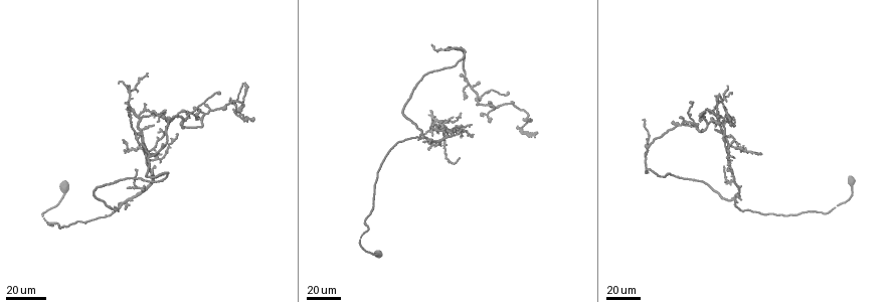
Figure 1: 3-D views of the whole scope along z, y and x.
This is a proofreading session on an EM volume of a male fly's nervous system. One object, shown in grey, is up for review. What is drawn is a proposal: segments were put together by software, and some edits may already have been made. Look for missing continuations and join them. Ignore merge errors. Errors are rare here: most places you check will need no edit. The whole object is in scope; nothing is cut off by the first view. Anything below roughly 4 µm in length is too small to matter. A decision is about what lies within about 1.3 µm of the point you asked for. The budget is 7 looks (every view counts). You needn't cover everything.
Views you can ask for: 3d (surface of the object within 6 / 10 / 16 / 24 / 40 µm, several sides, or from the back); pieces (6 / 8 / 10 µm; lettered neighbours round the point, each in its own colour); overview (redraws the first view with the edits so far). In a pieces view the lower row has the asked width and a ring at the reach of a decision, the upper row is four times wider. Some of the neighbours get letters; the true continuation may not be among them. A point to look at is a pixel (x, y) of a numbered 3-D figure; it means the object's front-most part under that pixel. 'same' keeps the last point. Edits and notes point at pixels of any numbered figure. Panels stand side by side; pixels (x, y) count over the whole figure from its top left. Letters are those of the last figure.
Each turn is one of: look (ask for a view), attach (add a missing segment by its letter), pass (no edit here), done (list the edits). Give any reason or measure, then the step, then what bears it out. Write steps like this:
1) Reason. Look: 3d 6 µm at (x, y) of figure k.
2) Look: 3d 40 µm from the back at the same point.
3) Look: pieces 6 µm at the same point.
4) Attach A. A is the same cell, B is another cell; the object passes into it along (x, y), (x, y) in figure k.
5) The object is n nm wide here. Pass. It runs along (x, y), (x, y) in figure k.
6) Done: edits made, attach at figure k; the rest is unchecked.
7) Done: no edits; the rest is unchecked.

An open end. Look: 3d 24 µm at (534, 137) of figure 1.

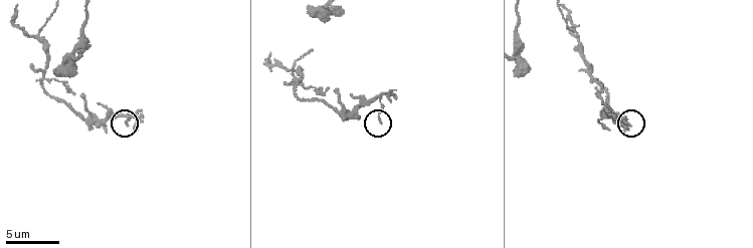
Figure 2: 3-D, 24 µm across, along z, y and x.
See the neighbours. Look: pieces 8 µm at (631, 124) of figure 2.

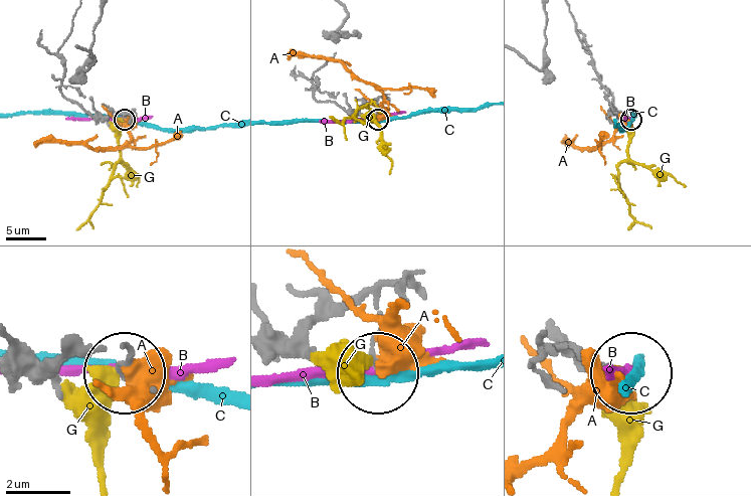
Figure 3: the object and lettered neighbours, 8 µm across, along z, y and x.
Pass. A, B, C and G are other cells; no lettered segment goes on from it.

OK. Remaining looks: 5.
Look: pieces 6 µm at (283, 84) of figure 2.

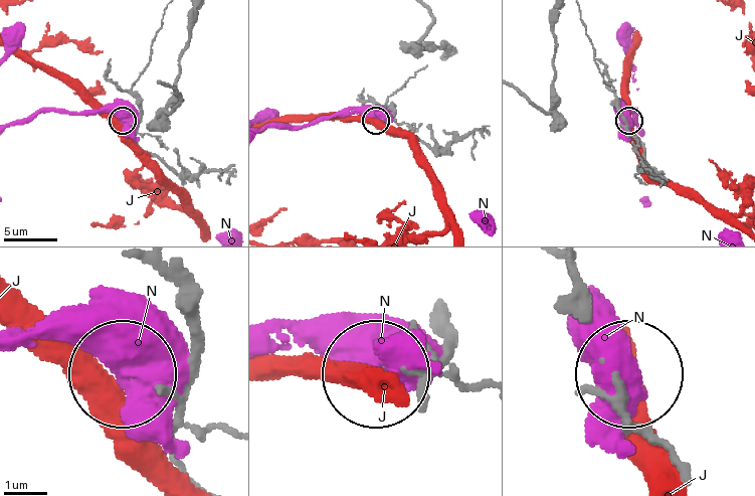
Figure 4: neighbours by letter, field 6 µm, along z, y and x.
The object is 190 nm wide here. Pass. J and N are other cells; it runs along (168, 277), (189, 330), (186, 374), (168, 384), (128, 377) in figure 4; no lettered segment goes on from it.

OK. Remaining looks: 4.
Stops while still wide. Look: 3d 40 µm at (490, 101) of figure 1.

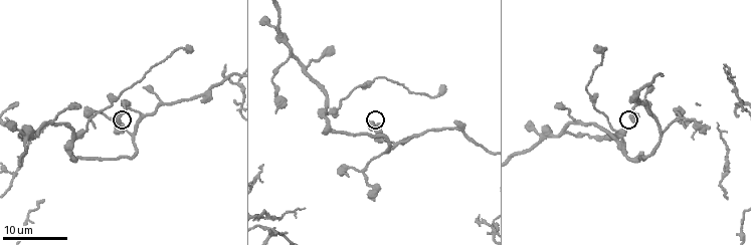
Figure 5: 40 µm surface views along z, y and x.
Look: pieces 10 µm at (117, 119) of figure 5.

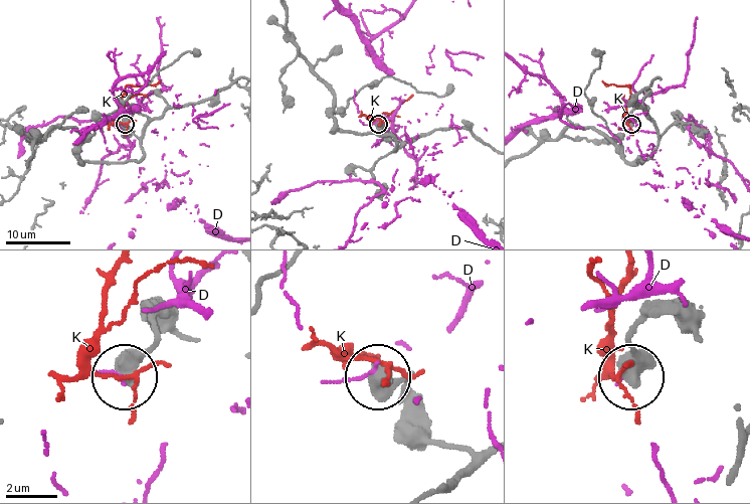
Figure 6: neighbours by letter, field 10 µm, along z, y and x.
Pass. D and K are other cells; none of them fits.

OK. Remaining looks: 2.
Done: no edits; the rest is unchecked.

